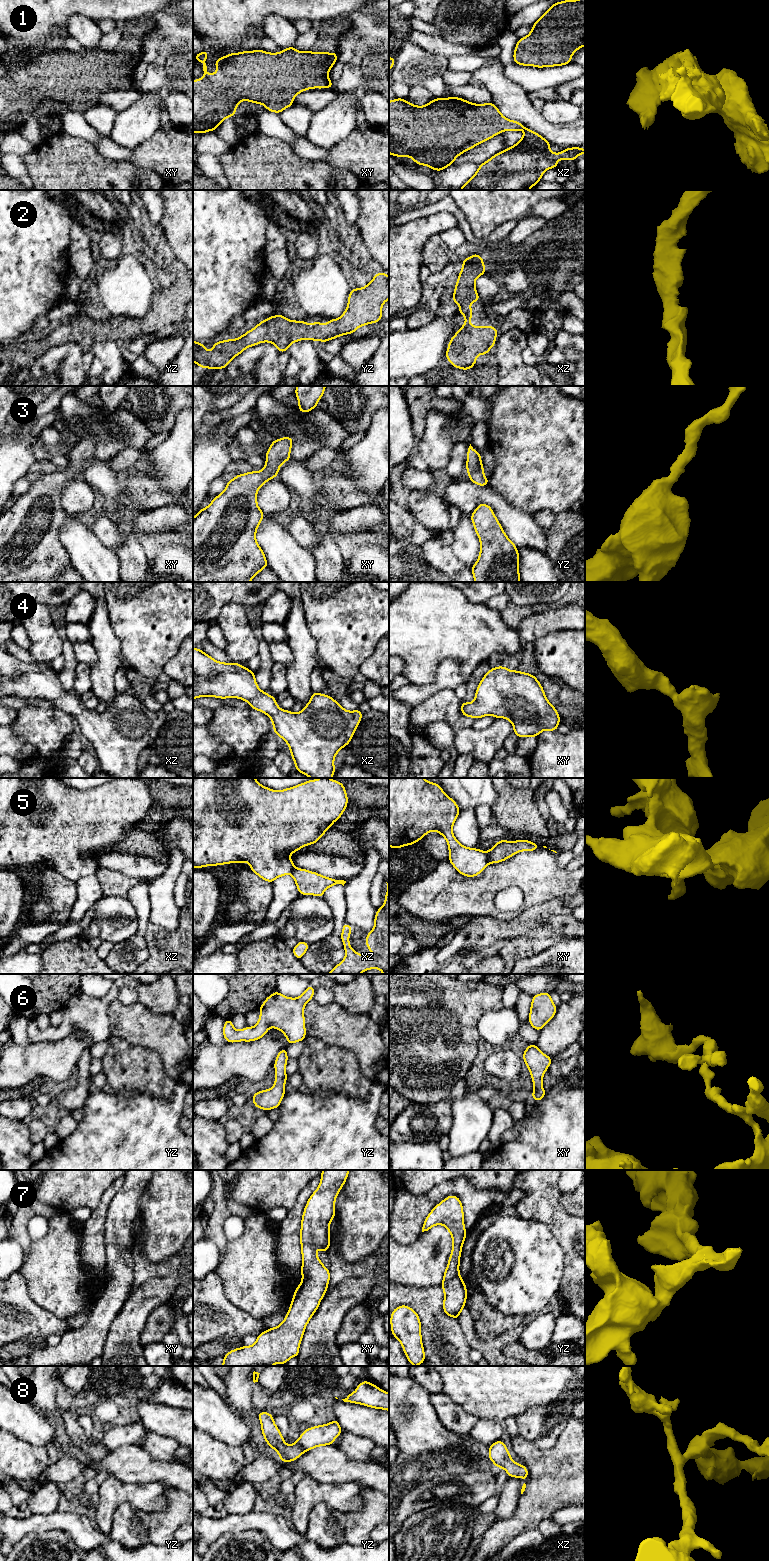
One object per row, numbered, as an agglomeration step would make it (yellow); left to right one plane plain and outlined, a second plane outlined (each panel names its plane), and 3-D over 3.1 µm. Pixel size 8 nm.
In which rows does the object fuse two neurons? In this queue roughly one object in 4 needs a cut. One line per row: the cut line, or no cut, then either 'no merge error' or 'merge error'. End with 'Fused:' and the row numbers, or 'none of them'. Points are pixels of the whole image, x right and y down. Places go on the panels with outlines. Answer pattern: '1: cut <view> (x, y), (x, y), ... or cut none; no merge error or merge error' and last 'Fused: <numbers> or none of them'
1: cut xy (330, 81), (327, 86); merge error
2: cut none; no merge error
3: cut none; no merge error
4: cut none; no merge error
5: cut xy (486, 852), (489, 863); merge error
6: cut none; no merge error
7: cut none; no merge error
8: cut none; no merge error
Fused: 1, 5

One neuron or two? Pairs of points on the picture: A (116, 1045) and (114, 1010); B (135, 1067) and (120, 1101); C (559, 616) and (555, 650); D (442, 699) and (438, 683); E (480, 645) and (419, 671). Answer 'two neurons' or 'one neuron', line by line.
A: two neurons
B: two neurons
C: two neurons
D: two neurons
E: one neuron

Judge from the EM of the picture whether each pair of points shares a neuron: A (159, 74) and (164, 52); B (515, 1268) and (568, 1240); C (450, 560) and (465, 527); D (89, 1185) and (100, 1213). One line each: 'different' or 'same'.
A: same
B: different
C: different
D: different

